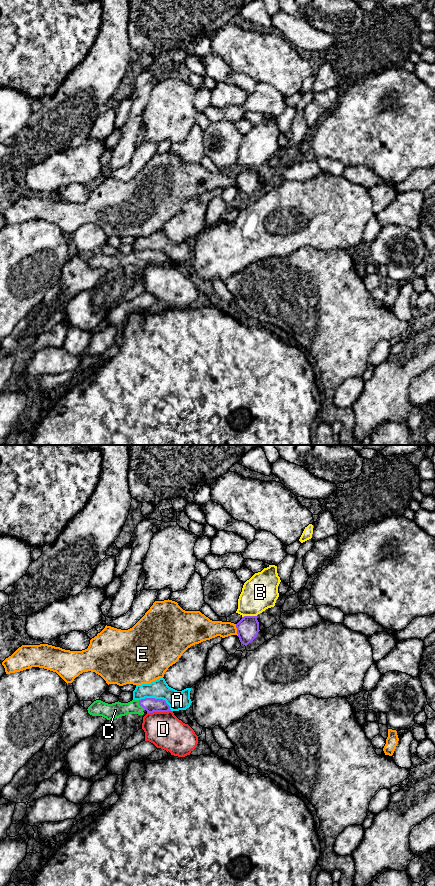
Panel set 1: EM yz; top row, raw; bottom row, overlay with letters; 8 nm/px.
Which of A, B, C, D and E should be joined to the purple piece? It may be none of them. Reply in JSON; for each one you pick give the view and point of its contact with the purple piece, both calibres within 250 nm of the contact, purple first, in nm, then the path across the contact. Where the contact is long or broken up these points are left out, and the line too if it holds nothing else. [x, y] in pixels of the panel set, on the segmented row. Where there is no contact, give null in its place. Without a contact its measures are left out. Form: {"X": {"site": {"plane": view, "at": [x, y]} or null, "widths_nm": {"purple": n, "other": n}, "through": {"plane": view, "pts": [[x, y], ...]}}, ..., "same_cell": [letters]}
{"C": {"site": {"plane": "yz", "at": [140, 705]}, "widths_nm": {"purple": 120, "other": 130}, "through": {"plane": "yz", "pts": [[151, 705], [140, 705], [115, 710]]}}, "same_cell": ["C"]}

